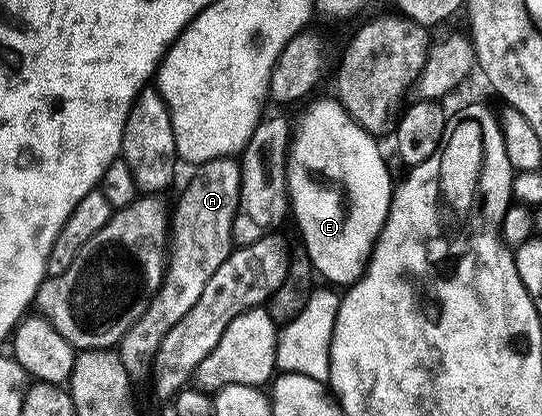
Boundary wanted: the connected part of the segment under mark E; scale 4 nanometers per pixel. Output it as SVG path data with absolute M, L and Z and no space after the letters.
M336 98L317 99L301 116L297 119L297 128L294 126L291 131L291 138L289 141L289 154L285 157L285 184L289 187L289 205L291 208L292 218L297 218L301 222L301 239L305 242L303 251L309 256L313 265L313 270L318 276L321 275L325 279L330 279L330 284L345 283L344 285L352 285L361 278L365 271L365 264L369 261L369 255L373 252L373 244L377 242L379 233L385 224L385 218L389 212L389 206L393 200L393 193L395 190L394 180L389 180L389 167L385 164L385 159L381 156L381 151L377 148L378 140L370 135L355 122L345 110L344 104Z

